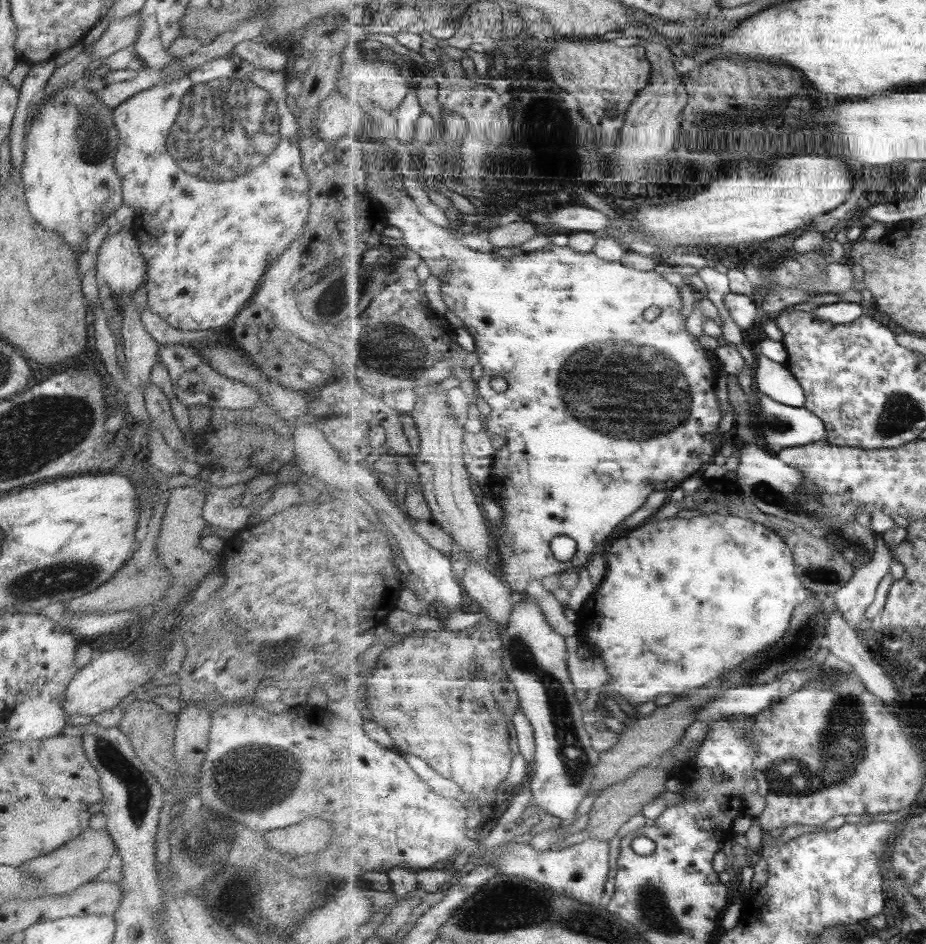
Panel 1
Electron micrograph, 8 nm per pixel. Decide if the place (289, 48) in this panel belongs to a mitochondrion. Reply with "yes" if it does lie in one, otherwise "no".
no

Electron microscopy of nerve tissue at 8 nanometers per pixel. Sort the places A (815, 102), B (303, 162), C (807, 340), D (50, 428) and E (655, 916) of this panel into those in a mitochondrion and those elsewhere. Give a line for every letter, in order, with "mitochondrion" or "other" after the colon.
A: other
B: other
C: other
D: mitochondrion
E: mitochondrion

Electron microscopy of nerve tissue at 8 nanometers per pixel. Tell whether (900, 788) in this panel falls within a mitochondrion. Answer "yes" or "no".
no

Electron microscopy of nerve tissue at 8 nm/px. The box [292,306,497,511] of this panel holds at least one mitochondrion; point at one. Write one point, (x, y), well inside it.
(401, 357)

